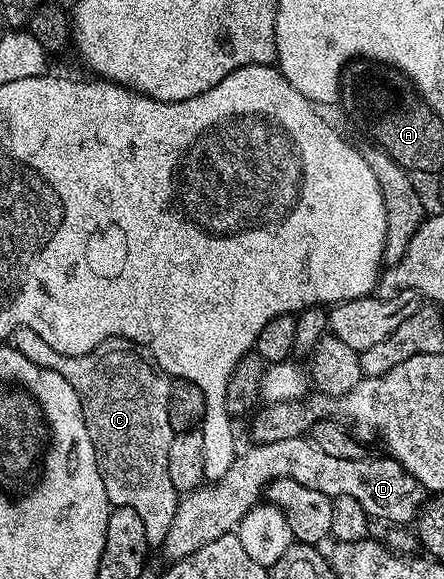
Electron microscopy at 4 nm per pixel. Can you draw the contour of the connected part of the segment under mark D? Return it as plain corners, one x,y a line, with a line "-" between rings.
304,435
256,443
251,447
253,449
245,453
243,450
237,456
226,475
179,498
174,511
174,523
170,523
170,531
162,546
165,562
181,561
186,555
194,555
198,547
206,547
206,543
214,543
214,539
233,532
246,511
250,511
261,500
274,479
294,479
294,483
322,491
322,495
330,498
349,496
362,505
362,510
368,513
369,518
376,520
377,517
392,525
411,526
426,501
426,491
418,479
414,479
414,475
410,475
402,463
387,455
338,459
334,455
326,455
326,451
322,451
315,440

